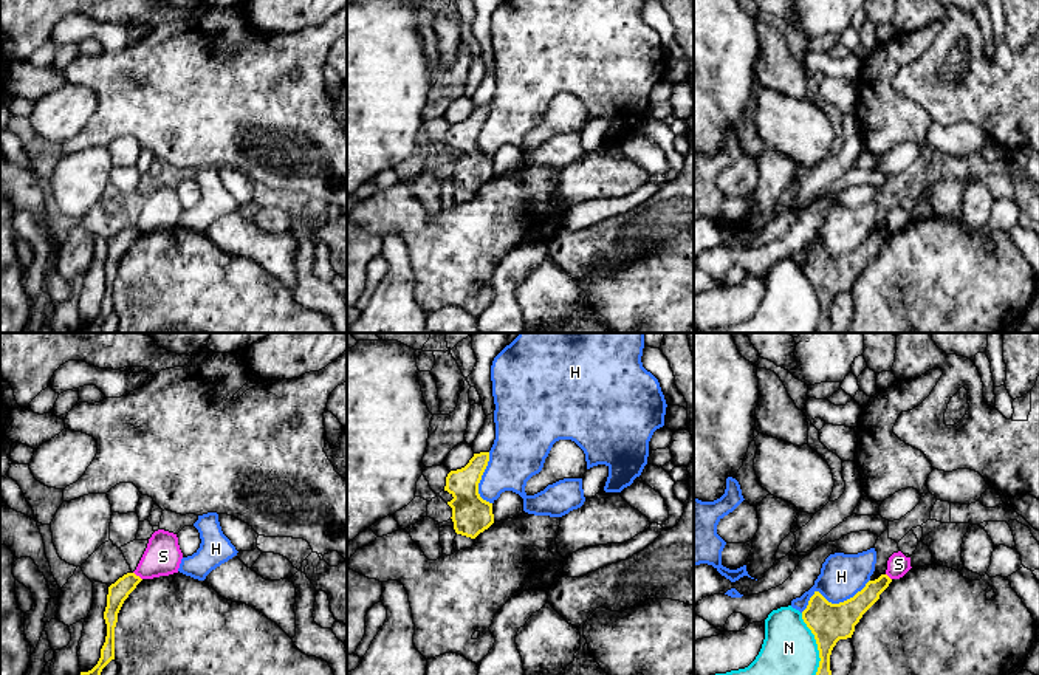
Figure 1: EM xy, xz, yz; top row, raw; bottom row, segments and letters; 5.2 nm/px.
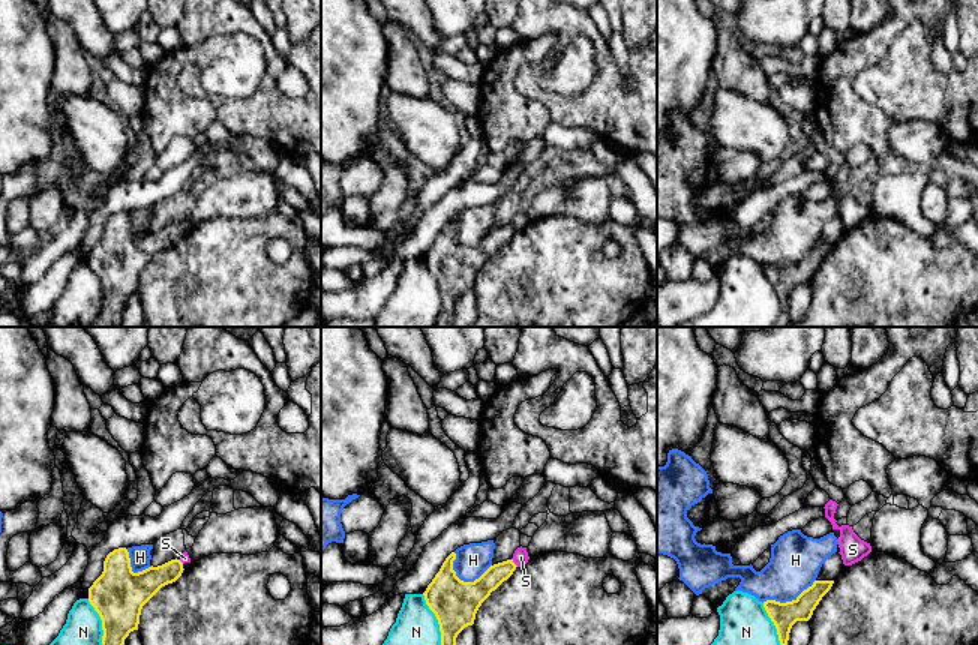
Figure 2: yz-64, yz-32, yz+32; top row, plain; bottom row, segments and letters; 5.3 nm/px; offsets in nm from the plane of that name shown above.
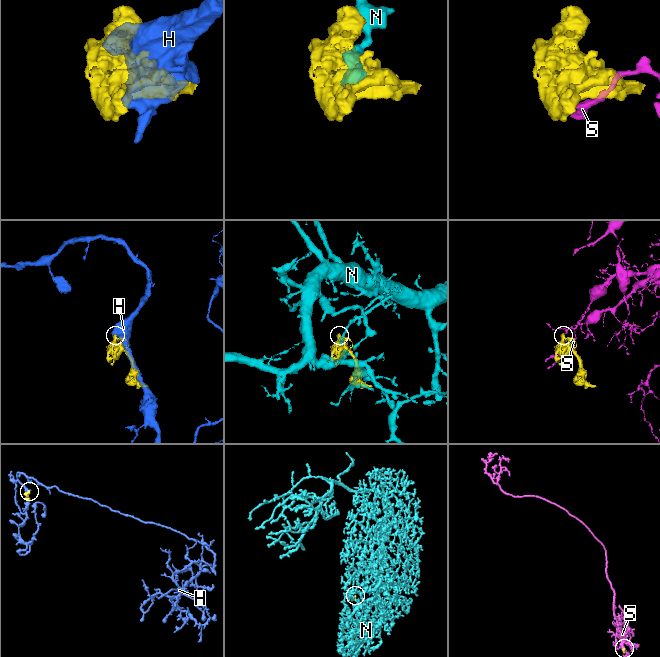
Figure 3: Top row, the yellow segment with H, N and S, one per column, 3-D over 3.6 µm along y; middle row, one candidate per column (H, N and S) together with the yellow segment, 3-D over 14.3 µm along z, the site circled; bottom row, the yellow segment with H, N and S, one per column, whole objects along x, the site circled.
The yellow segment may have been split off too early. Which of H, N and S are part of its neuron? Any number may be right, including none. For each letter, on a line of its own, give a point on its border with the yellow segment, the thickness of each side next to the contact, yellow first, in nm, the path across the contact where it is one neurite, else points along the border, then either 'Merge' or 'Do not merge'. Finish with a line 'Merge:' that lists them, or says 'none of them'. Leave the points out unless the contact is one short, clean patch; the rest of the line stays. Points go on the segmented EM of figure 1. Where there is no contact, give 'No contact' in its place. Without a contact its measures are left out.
H: Touches yellow at yz (833, 604). Thickness 200 nm (yellow) against 220 nm. Do not merge
N: Touches yellow at yz (816, 643). Thickness 200 nm (yellow) against 280 nm. Do not merge
S: Touches yellow at xy (138, 576). Thickness 110 nm (yellow) against 190 nm. Boundary: xy (133, 572), (141, 579). Do not merge
Merge: none of them

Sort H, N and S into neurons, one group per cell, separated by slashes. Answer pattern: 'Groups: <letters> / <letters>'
Groups: H / N / S

